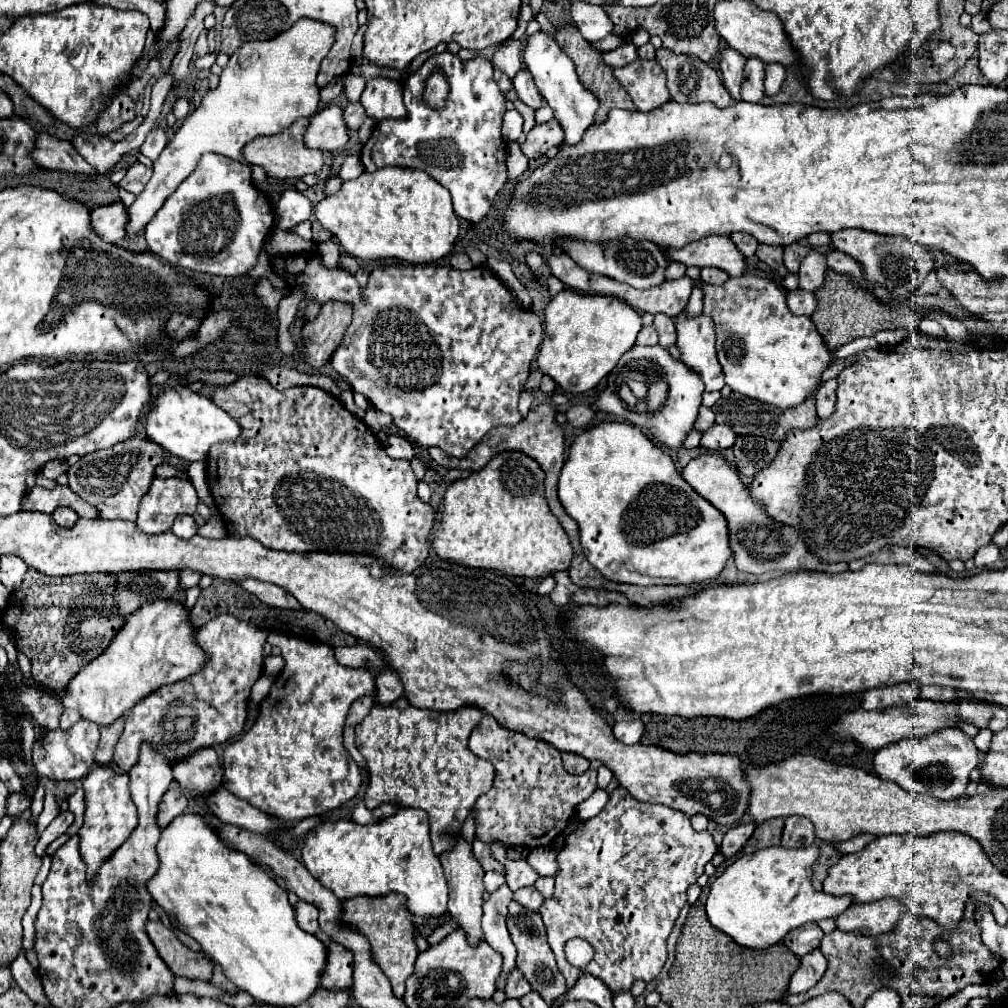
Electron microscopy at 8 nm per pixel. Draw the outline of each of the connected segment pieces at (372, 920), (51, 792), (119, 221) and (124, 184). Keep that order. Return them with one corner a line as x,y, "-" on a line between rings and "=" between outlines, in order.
385,895
385,897
355,897
343,901
341,923
363,933
371,943
373,961
379,969
389,977
393,985
393,995
397,999
405,993
405,981
413,973
413,965
417,959
417,945
413,939
413,917
405,909
405,899
401,895
=
37,771
35,775
45,786
44,808
37,819
37,837
39,838
49,823
59,814
60,809
55,801
55,783
42,777
=
123,203
103,205
91,211
91,227
97,237
105,239
105,243
119,243
125,237
125,223
127,207
=
135,163
135,165
125,173
125,177
119,181
119,187
137,195
137,193
141,193
141,191
143,191
145,183
151,179
151,173
153,173
153,171
151,171
151,169
147,169
145,165

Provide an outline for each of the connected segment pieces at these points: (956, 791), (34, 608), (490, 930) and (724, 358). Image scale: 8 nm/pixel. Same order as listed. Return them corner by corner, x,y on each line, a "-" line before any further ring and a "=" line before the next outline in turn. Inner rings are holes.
949,727
927,737
909,737
876,751
873,771
881,779
895,781
909,791
927,793
937,799
957,799
965,795
969,773
979,765
977,747
959,727
=
31,567
27,569
21,587
15,593
11,593
13,603
1,613
1,621
13,629
17,635
19,649
31,659
35,681
43,681
43,687
51,691
65,691
69,679
73,679
77,671
81,671
89,661
97,659
97,655
101,655
105,647
109,647
117,631
125,625
125,615
117,611
117,603
113,601
115,585
117,585
117,577
111,573
49,577
=
503,885
491,897
483,903
483,931
485,931
485,941
497,949
497,953
503,957
503,971
497,979
495,989
503,991
505,989
505,979
509,971
515,969
515,947
509,937
509,931
505,927
505,917
507,917
507,905
513,899
513,891
=
743,273
743,275
739,275
739,277
729,277
725,285
707,285
707,283
701,283
701,281
699,281
699,285
703,287
703,293
705,293
705,297
703,297
703,303
705,303
703,313
709,315
709,317
715,321
715,331
717,331
717,359
719,359
719,363
721,363
721,367
723,367
725,383
727,383
735,393
741,393
741,395
745,395
745,397
751,397
751,399
769,403
769,405
773,405
773,407
789,409
789,407
797,407
797,403
803,403
803,401
811,395
811,391
815,391
817,385
821,383
823,371
833,363
833,353
827,349
827,345
825,345
823,337
817,333
813,321
811,321
809,317
797,317
797,315
793,315
793,313
789,311
789,307
787,307
785,293
783,293
773,281
769,281
769,279
765,279
765,277
759,277
759,275
755,275
755,273

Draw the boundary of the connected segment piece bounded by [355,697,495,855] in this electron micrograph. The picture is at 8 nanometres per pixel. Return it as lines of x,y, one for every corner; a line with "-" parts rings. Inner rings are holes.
405,697
387,707
375,703
373,711
355,729
355,745
365,757
369,771
365,789
367,809
375,809
381,803
395,803
397,807
427,811
433,851
437,855
449,851
453,835
463,829
477,797
489,791
495,777
493,765
473,755
467,747
467,739
481,717
483,711
477,707
443,713
417,709

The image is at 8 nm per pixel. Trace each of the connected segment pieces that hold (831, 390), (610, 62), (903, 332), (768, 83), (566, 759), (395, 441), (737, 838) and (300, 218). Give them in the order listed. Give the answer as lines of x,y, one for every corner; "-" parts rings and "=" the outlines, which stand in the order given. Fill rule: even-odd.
829,379
829,381
825,381
825,383
819,387
819,391
817,391
817,395
815,395
815,399
817,399
817,415
819,415
819,417
829,417
829,415
833,415
835,403
837,403
835,389
837,389
837,379
=
623,43
623,45
619,45
617,49
603,53
603,61
605,61
605,65
611,67
611,69
623,67
623,65
633,63
633,59
637,59
637,53
635,53
635,51
637,51
637,47
635,47
633,43
=
895,329
895,331
877,331
875,333
879,345
897,345
901,339
907,337
907,329
=
779,63
765,65
765,93
775,95
785,79
785,69
781,69
=
563,753
563,767
571,775
583,775
589,769
589,761
575,753
=
389,435
385,441
385,451
393,459
411,459
413,457
413,445
399,435
=
745,823
745,825
737,825
733,829
729,829
723,837
723,843
721,843
721,853
725,857
733,857
741,851
741,847
747,843
747,839
751,837
755,825
753,823
=
283,191
281,199
275,205
275,229
293,231
299,223
307,221
313,215
311,201
299,191

